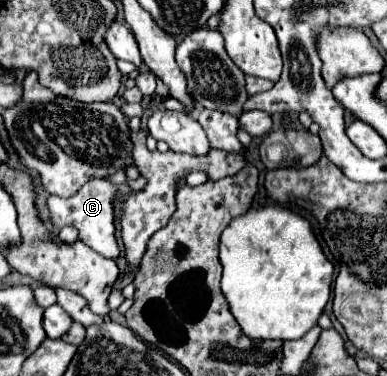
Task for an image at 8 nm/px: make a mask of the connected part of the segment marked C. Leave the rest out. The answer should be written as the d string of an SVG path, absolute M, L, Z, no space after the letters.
M91 179L87 181L73 197L59 197L59 195L49 195L47 199L47 209L49 209L49 219L51 225L57 229L63 229L67 225L75 227L79 231L79 239L89 245L93 251L101 253L103 257L117 259L119 257L119 245L115 239L115 215L113 215L113 199L117 197L119 189L115 183L107 179Z

